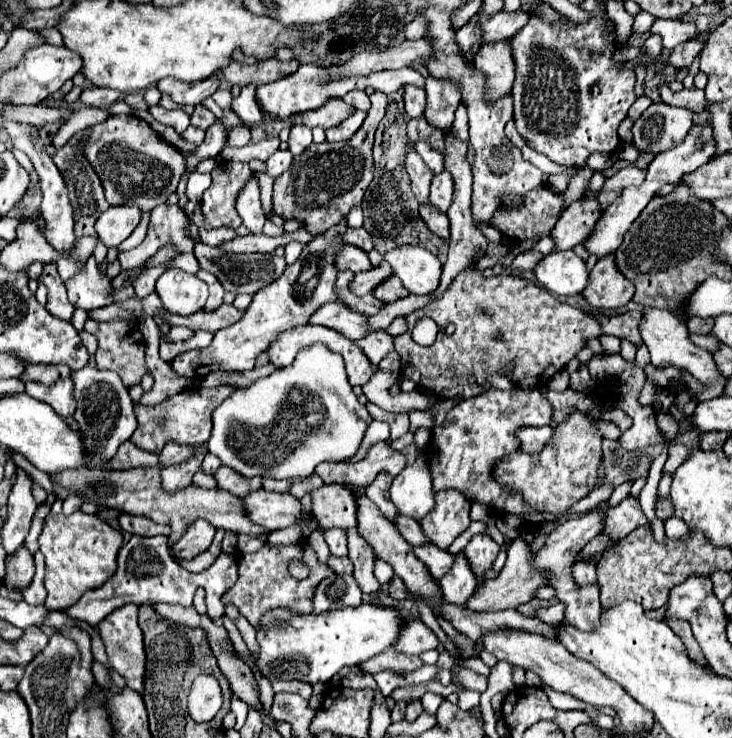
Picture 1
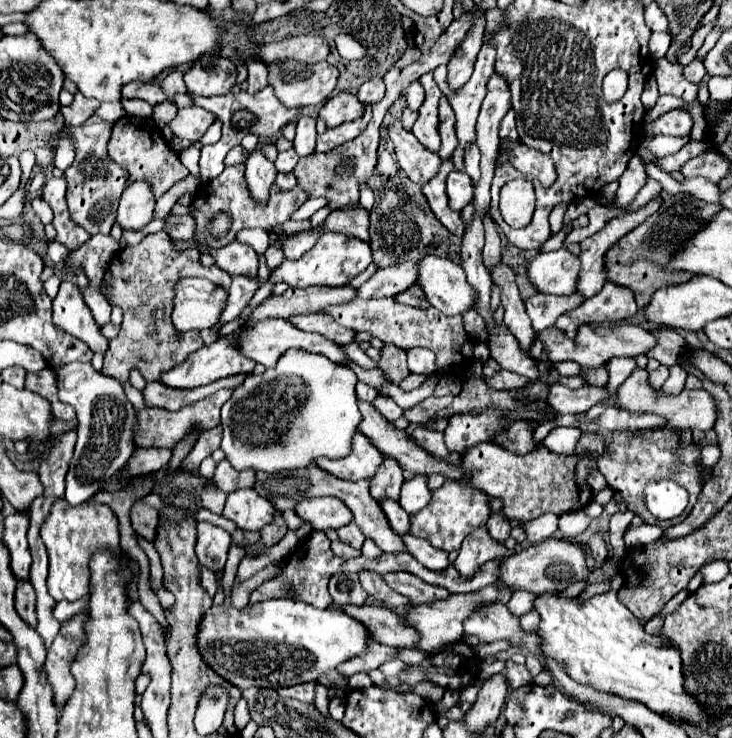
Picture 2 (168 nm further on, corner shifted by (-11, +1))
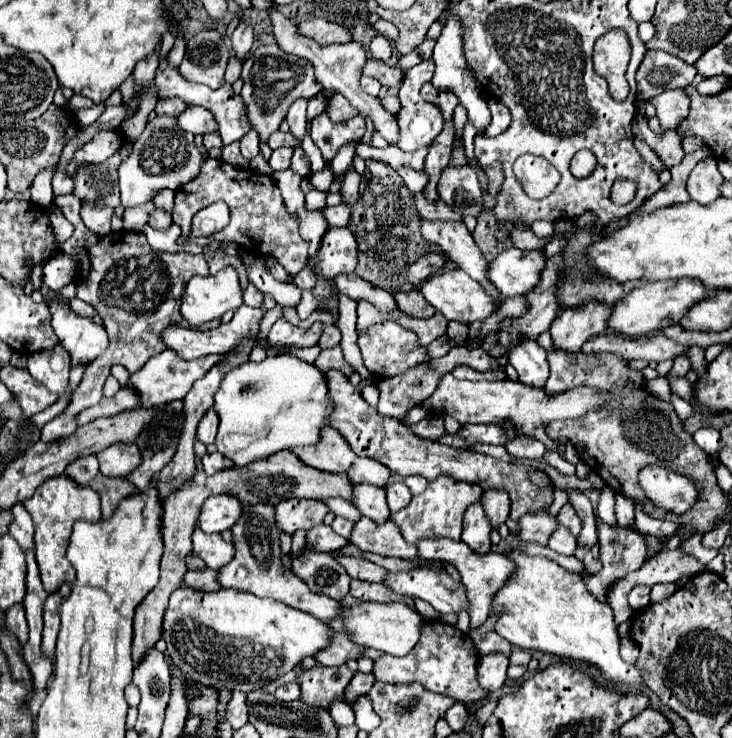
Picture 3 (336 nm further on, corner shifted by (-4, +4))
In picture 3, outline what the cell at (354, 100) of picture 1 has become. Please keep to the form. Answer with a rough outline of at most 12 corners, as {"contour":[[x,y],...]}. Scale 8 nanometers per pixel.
{"contour":[[370,76],[360,78],[360,86],[366,94],[378,96],[380,82]]}

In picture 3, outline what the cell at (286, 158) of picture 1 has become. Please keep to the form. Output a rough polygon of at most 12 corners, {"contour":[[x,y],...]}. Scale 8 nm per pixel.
{"contour":[[278,148],[268,162],[272,170],[290,166],[292,148]]}

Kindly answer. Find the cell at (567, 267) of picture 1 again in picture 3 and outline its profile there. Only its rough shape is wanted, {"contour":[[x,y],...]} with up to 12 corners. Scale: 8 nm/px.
{"contour":[[510,248],[490,262],[502,296],[528,294],[544,272],[544,250]]}

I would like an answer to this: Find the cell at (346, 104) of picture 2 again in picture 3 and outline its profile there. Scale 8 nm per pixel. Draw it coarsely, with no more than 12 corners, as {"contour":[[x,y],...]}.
{"contour":[[342,94],[330,96],[326,114],[334,122],[358,114]]}

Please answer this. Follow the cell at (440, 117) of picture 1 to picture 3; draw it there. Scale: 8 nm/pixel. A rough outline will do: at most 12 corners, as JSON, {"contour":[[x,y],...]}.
{"contour":[[448,14],[434,46],[436,90],[450,88],[482,130],[490,110],[468,68],[464,24]]}

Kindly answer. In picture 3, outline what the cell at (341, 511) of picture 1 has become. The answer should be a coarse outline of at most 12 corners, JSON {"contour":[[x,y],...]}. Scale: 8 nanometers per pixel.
{"contour":[[292,498],[276,504],[276,524],[288,534],[322,524],[324,502]]}

